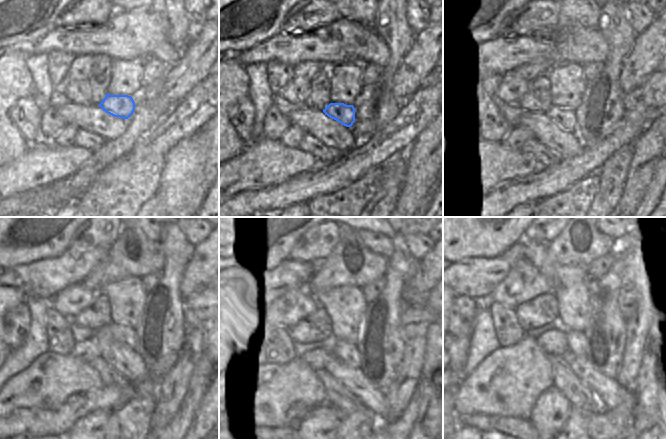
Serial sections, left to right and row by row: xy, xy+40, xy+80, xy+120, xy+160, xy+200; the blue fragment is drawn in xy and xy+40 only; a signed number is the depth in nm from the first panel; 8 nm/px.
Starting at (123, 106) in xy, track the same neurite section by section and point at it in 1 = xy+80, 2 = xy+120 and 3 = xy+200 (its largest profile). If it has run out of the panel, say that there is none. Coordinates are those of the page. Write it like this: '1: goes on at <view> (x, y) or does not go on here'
1: goes on at xy+80 (565, 118)
2: goes on at xy+120 (125, 353)
3: goes on at xy+200 (576, 359)

